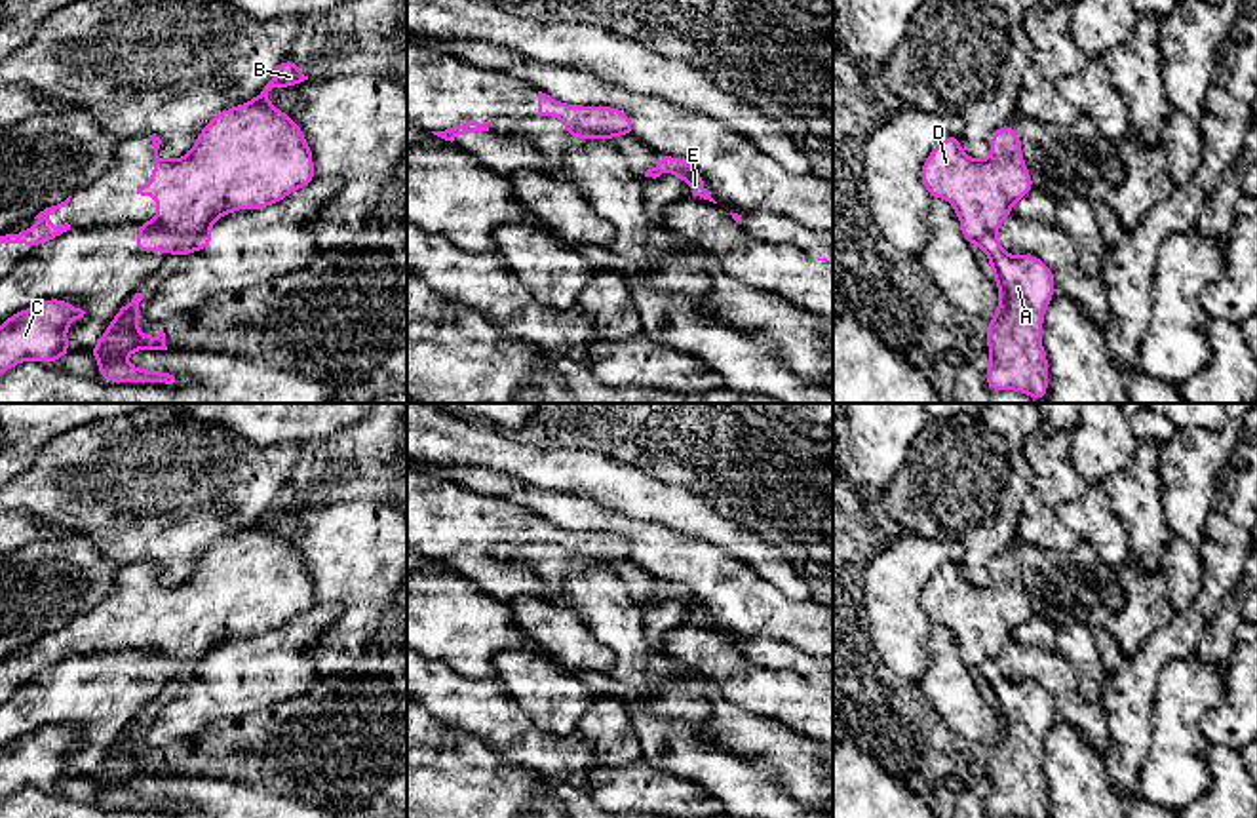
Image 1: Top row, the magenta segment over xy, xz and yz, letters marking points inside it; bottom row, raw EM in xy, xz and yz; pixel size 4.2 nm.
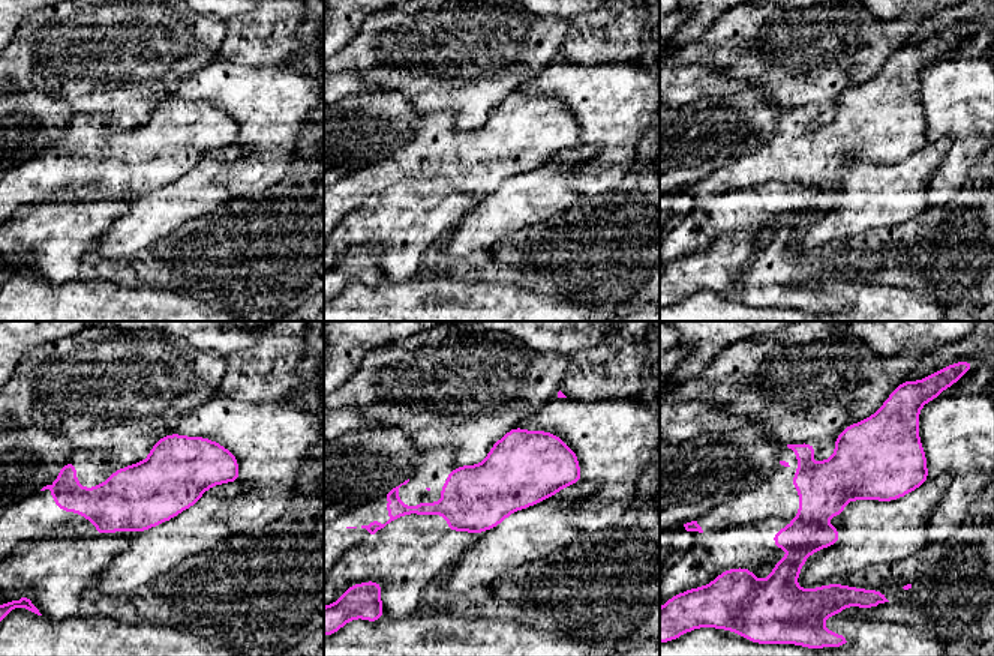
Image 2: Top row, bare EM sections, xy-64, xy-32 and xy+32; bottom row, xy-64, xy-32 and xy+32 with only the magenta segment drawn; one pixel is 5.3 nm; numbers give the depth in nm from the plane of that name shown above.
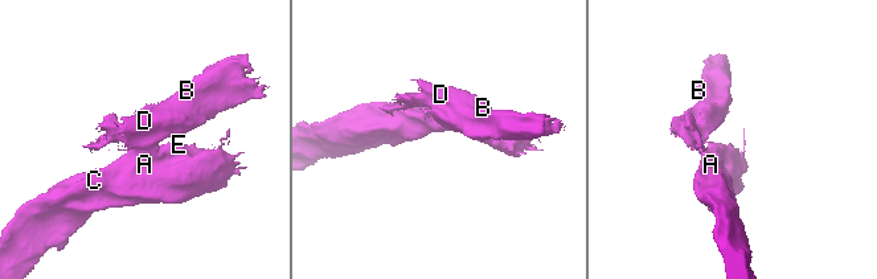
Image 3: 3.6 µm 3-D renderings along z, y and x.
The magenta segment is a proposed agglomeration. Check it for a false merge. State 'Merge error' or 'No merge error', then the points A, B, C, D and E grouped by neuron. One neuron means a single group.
Merge error. Groups: A C E / B D

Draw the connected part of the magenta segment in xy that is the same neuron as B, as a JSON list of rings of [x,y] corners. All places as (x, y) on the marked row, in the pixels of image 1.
[[[293,59],[278,65],[272,80],[251,101],[221,110],[198,133],[194,148],[179,160],[158,156],[162,139],[148,135],[154,146],[152,183],[137,188],[141,196],[158,198],[158,217],[137,223],[141,230],[196,236],[209,230],[211,223],[236,209],[261,209],[281,202],[293,190],[316,179],[312,150],[299,124],[268,103],[272,88],[293,88],[308,80]]]

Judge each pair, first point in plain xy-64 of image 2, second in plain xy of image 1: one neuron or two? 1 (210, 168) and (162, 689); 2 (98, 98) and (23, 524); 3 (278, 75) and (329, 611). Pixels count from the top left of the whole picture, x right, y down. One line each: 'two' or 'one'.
1: two
2: two
3: two

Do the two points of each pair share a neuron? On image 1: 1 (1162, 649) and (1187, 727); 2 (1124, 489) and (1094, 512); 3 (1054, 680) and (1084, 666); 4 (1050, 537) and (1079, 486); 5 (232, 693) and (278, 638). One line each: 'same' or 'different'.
1: different
2: different
3: different
4: same
5: same

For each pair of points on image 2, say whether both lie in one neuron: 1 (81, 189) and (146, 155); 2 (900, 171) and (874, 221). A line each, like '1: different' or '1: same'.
1: same
2: same

